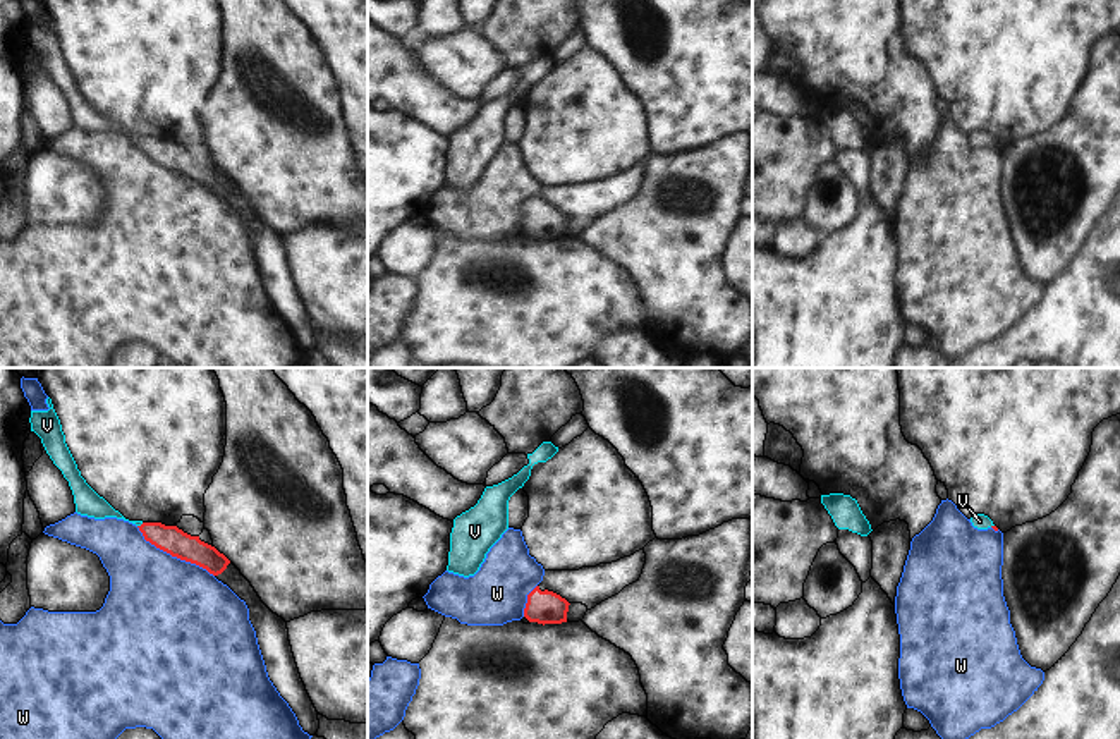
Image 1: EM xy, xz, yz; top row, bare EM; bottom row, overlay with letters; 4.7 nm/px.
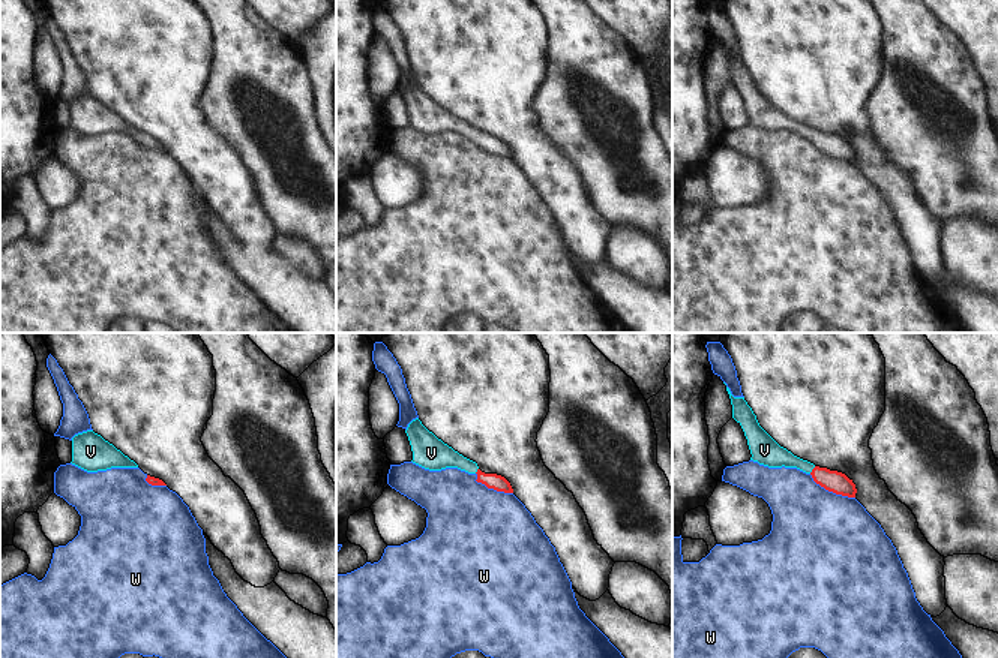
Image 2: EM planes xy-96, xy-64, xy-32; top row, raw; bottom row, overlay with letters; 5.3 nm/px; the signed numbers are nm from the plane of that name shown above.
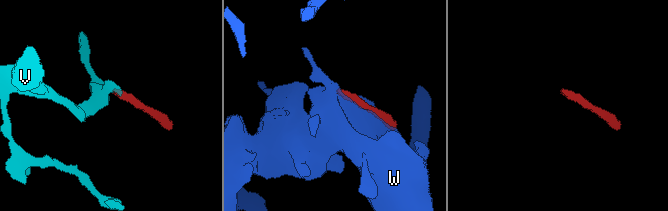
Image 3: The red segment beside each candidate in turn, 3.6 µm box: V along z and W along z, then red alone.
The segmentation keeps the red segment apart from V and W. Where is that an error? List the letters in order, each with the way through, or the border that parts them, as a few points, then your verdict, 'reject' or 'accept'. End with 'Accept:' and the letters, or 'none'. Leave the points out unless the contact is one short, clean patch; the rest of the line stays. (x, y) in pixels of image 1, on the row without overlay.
V: across xy (172, 155), (141, 140), (93, 121) | accept
W: reject
Accept: V

